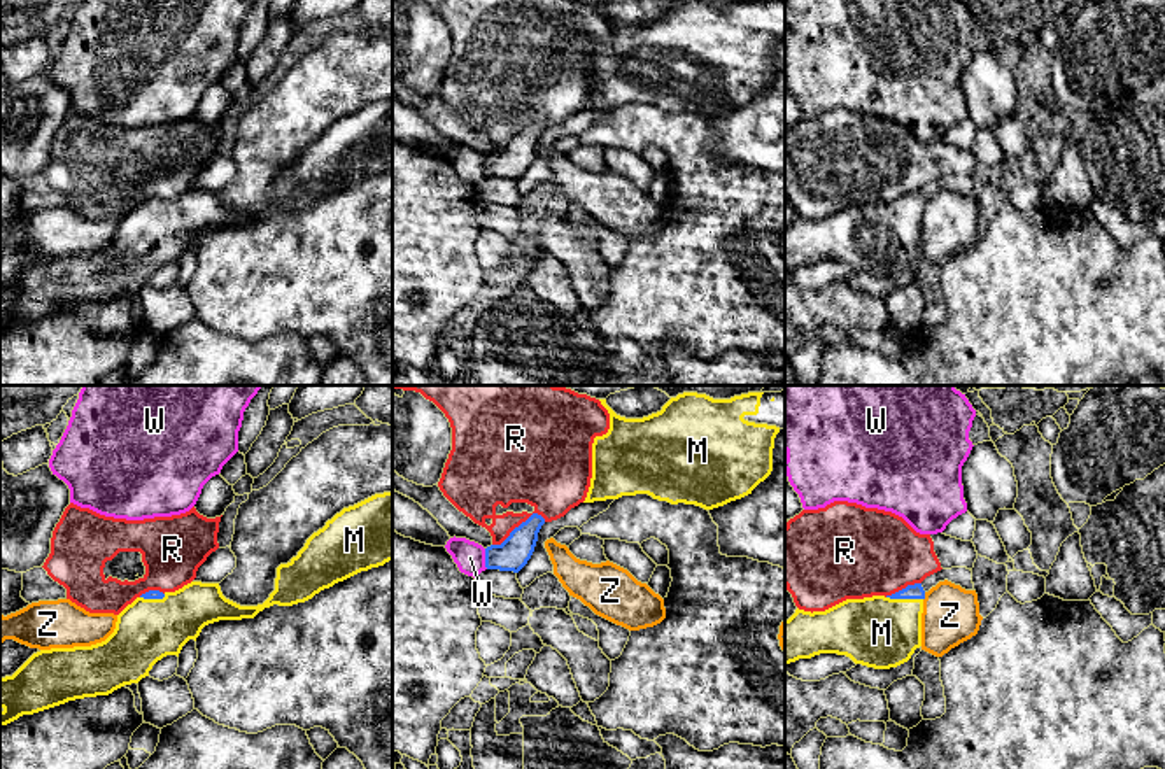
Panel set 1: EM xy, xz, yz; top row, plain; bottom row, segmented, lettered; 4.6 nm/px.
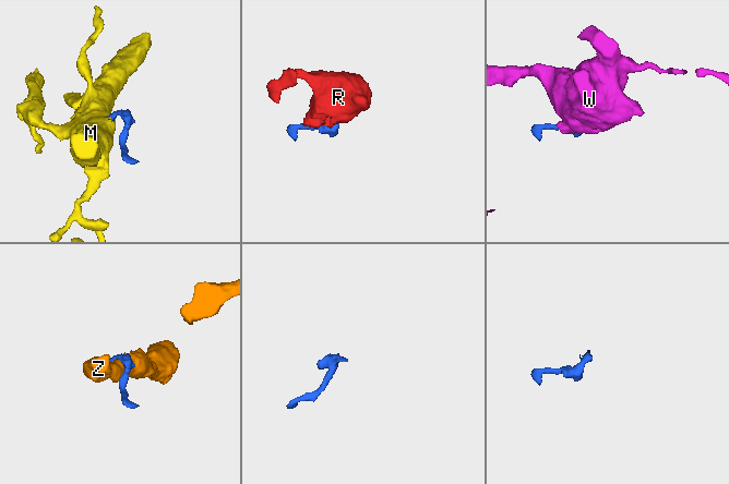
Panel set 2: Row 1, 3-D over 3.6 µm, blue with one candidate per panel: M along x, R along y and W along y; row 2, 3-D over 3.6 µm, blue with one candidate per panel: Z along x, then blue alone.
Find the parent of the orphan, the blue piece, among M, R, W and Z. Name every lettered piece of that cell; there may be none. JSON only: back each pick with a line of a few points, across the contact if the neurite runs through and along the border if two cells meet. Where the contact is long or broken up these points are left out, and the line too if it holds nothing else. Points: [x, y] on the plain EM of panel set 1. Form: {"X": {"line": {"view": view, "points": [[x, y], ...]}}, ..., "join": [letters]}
{"M": {"line": {"view": "yz", "points": [[915, 198], [904, 205], [904, 216], [882, 240]]}}, "join": ["M"]}

